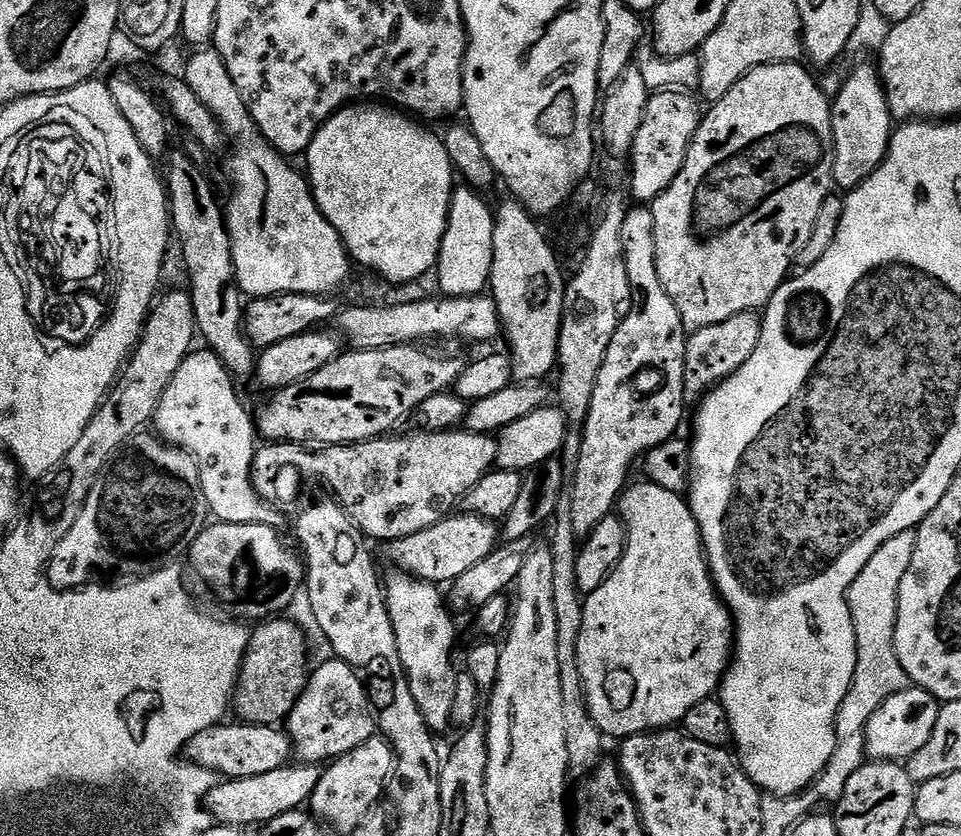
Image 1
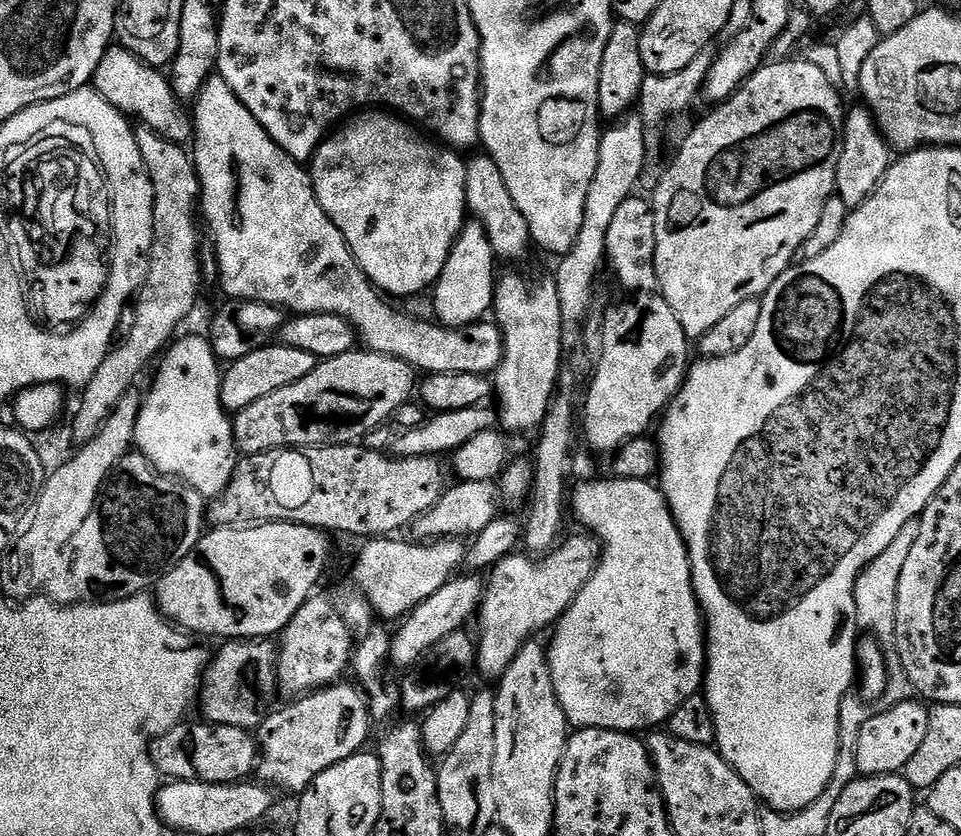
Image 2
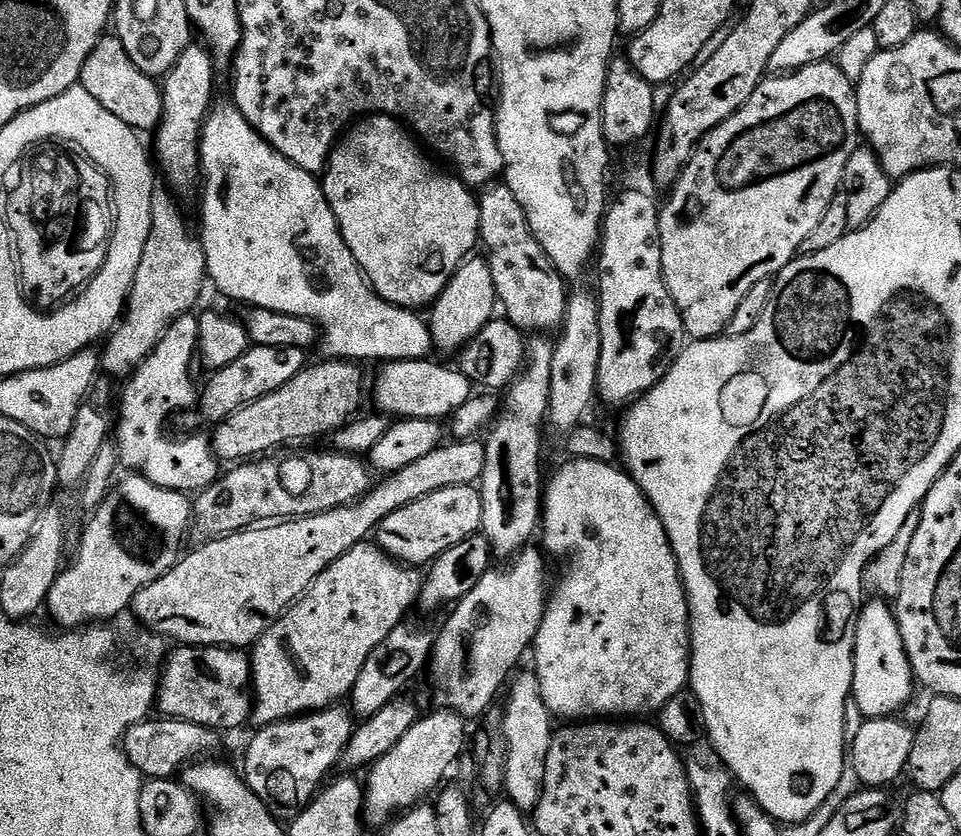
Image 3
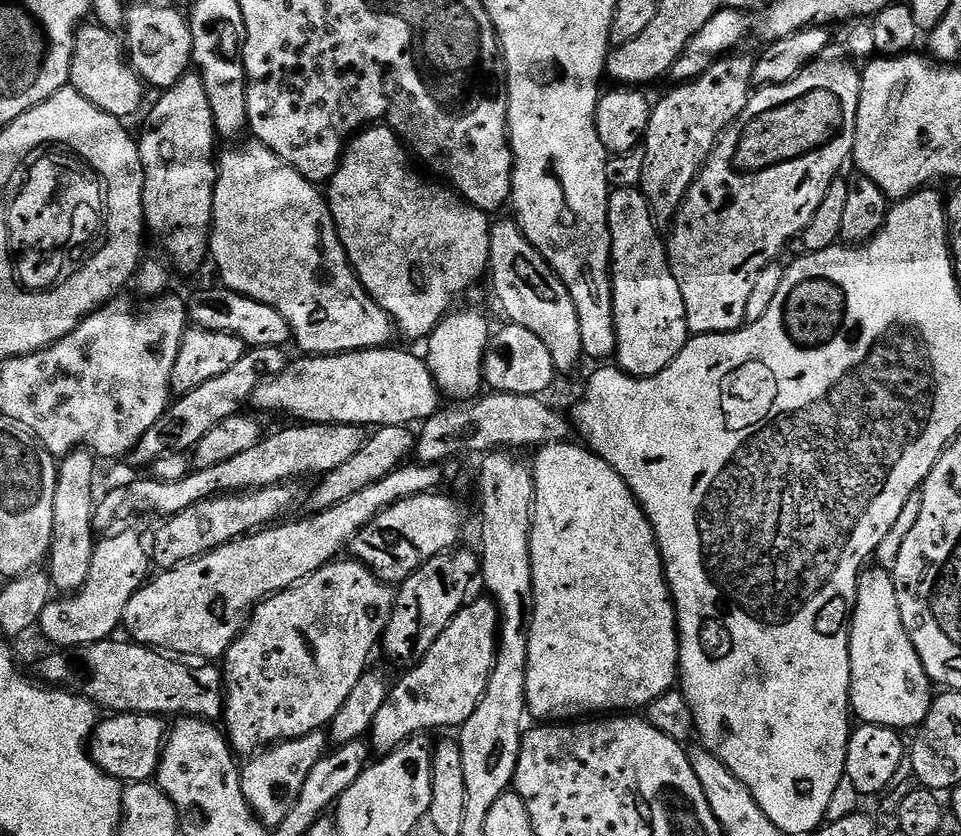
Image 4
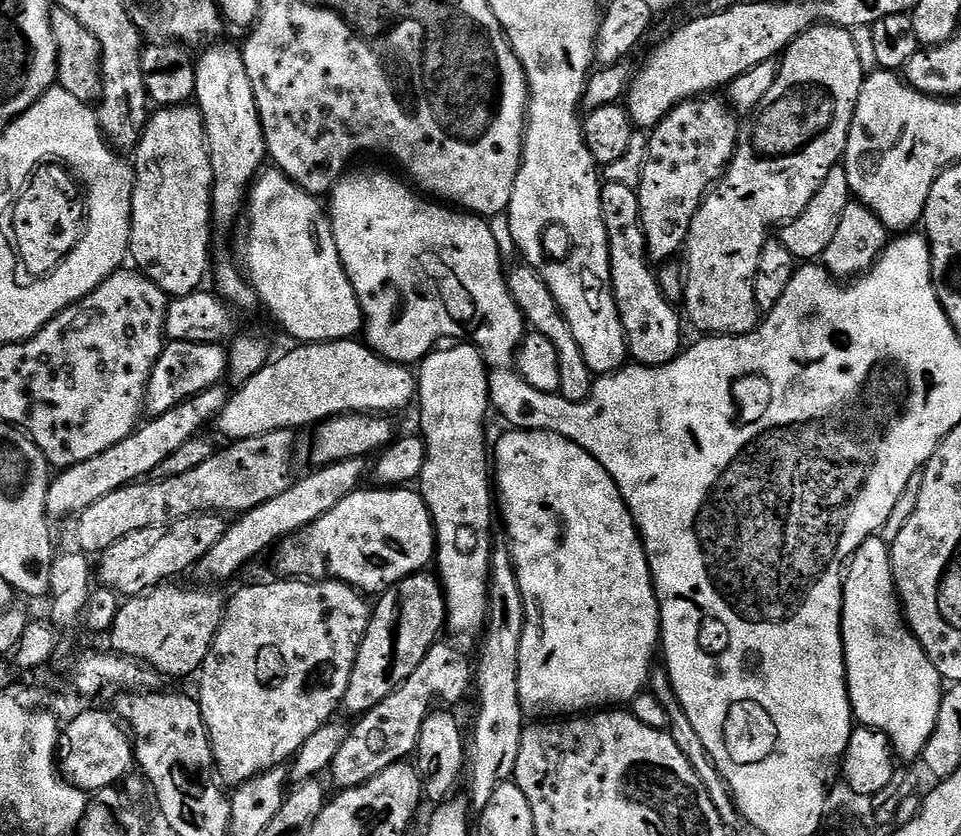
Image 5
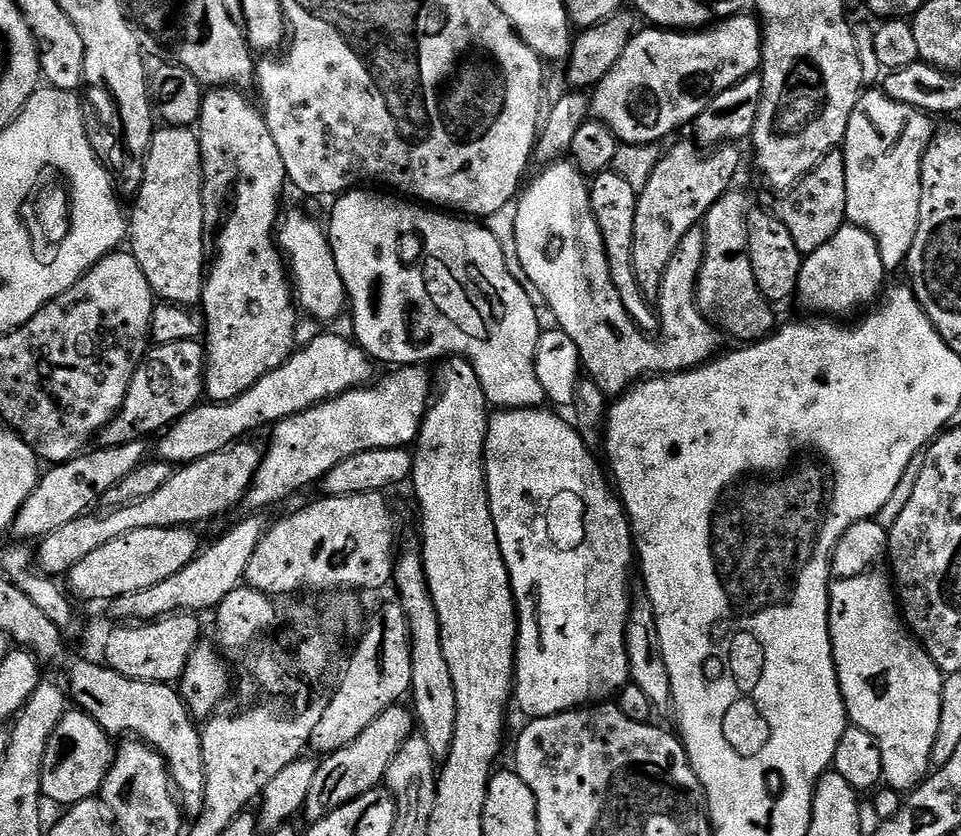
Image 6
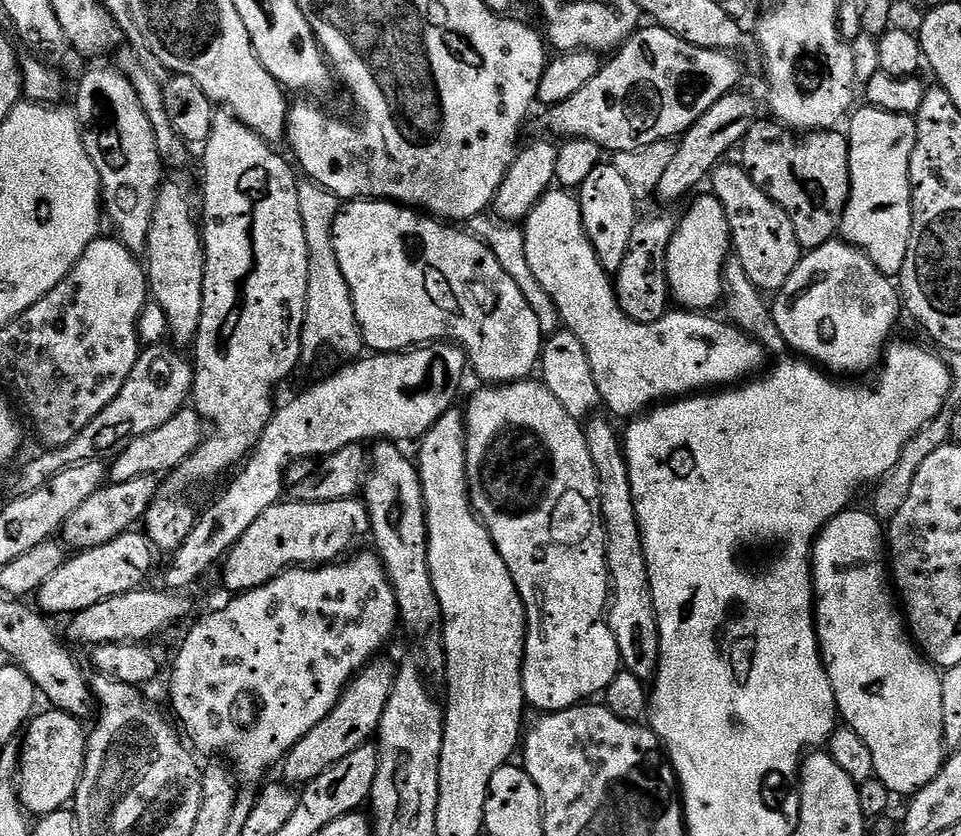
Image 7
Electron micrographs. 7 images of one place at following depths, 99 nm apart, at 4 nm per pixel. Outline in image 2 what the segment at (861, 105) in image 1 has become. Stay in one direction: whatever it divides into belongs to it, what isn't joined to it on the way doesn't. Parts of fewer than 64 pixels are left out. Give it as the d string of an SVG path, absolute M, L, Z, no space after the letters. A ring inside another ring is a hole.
M849 107L844 118L844 134L840 146L840 157L836 167L835 195L846 202L849 210L855 210L874 194L874 190L884 180L888 167L893 162L894 153L884 140L880 127L876 125L876 118L867 107Z

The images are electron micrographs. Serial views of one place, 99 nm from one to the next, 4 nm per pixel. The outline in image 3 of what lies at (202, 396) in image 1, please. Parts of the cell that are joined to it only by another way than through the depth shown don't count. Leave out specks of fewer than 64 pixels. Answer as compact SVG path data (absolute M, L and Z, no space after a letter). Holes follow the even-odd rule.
M189 314L180 316L168 327L166 334L158 342L158 346L146 358L146 362L142 362L138 371L123 385L123 388L125 387L124 397L120 400L120 408L118 404L118 419L114 424L114 447L118 453L119 463L123 467L125 464L129 473L146 477L150 482L154 482L154 486L162 486L166 490L185 494L203 492L222 475L221 461L217 460L212 453L212 446L207 435L192 436L196 434L188 434L185 435L188 436L185 440L171 440L164 433L164 423L167 422L171 412L183 413L185 410L191 409L188 407L191 404L193 407L198 400L198 384L196 388L195 382L192 381L192 360L194 364L198 356L196 339L198 338L199 325L199 319L195 315Z

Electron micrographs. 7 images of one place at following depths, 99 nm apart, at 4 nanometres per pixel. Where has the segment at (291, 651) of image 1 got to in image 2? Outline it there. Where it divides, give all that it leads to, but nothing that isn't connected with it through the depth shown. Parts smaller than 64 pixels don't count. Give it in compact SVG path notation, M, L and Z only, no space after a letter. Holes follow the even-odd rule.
M271 639L259 640L229 640L219 645L221 648L214 652L209 659L207 668L204 669L200 681L200 695L198 697L198 712L205 721L210 724L222 726L234 726L235 728L259 729L260 723L268 715L273 707L272 695L277 695L278 685L276 682L276 657L278 648Z

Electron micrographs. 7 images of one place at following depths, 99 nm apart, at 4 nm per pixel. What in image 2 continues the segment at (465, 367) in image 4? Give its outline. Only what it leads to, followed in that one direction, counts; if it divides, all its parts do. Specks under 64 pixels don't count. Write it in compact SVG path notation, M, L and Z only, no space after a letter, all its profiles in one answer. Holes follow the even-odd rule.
M475 222L465 223L460 237L454 242L452 253L446 258L446 266L436 279L435 319L446 328L464 328L485 319L493 311L498 279L498 257L486 238L486 230Z

